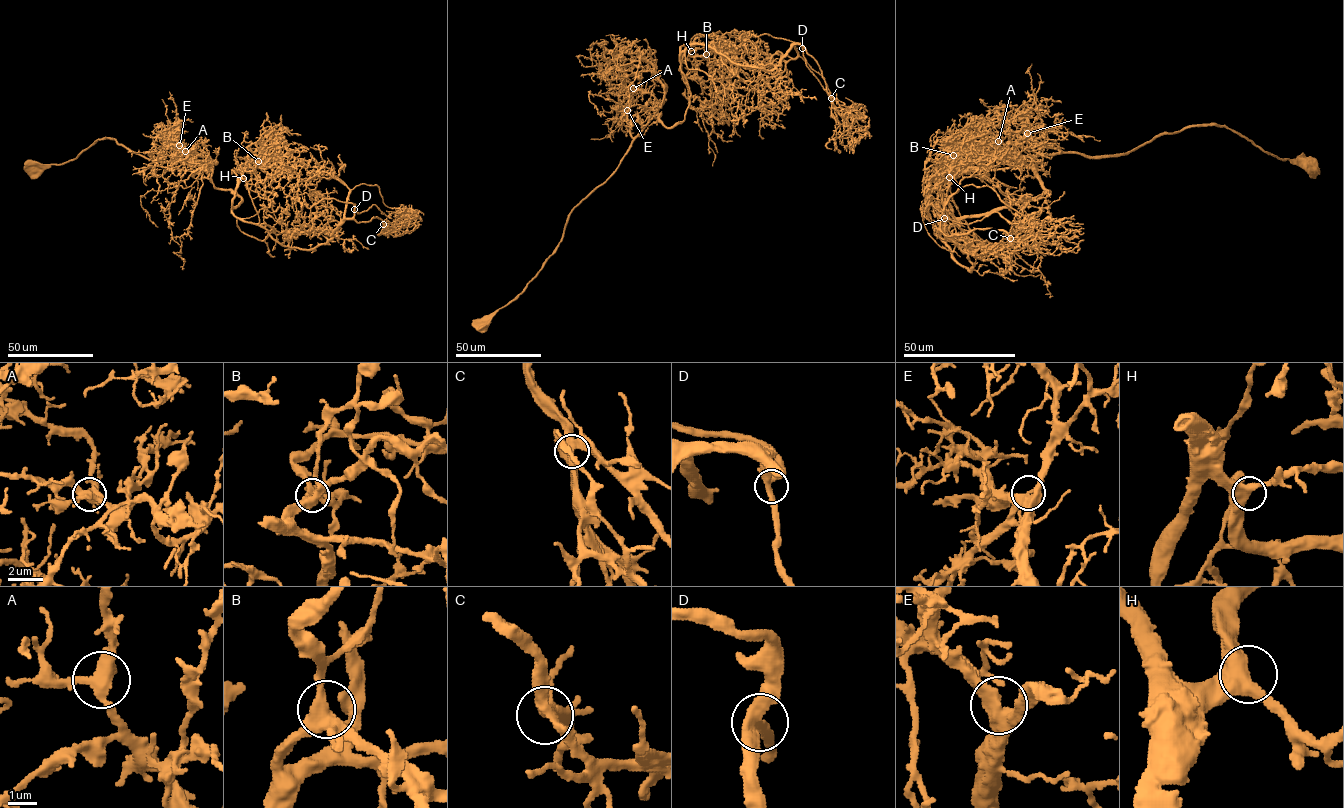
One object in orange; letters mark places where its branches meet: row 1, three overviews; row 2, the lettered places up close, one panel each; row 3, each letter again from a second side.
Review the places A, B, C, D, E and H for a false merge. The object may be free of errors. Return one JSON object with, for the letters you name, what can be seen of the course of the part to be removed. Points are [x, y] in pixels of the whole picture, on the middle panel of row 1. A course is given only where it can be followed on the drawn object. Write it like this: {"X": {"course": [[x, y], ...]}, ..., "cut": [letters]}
{"cut": []}

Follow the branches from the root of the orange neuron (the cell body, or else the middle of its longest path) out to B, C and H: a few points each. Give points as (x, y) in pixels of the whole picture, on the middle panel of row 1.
B: (482, 328), (644, 127), (658, 114), (668, 127), (684, 119), (680, 48), (706, 54)
C: (482, 328), (644, 127), (658, 114), (668, 127), (684, 119), (689, 46), (771, 70), (800, 44), (831, 98)
H: (482, 328), (644, 127), (658, 114), (668, 127), (684, 119), (680, 48), (691, 51)

